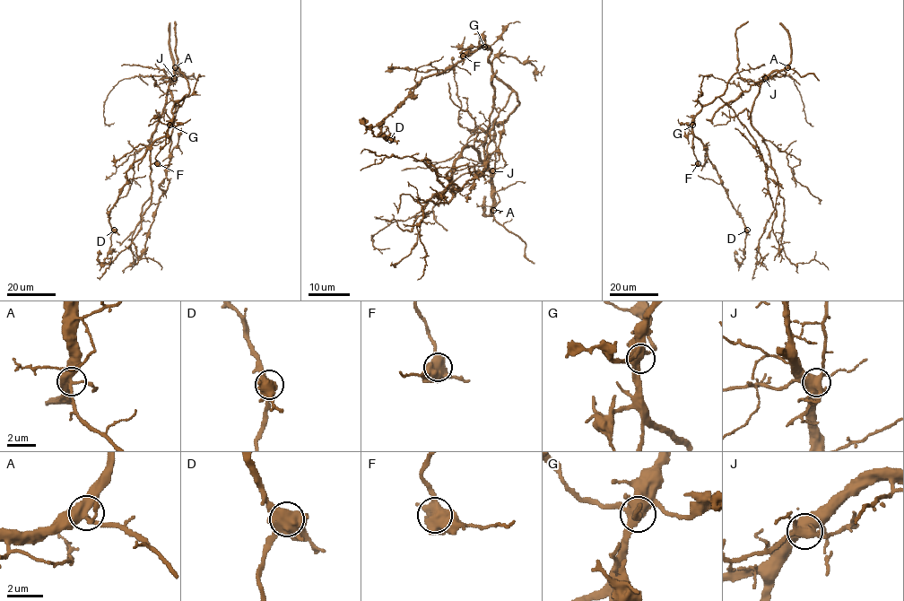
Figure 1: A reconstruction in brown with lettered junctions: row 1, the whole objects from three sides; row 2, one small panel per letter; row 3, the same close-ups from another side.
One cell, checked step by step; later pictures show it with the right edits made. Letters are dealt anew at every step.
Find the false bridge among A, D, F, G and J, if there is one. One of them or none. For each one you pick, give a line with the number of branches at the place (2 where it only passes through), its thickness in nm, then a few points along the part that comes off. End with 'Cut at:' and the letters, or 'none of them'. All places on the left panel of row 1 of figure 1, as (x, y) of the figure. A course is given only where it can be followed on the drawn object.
J: branches 5; calibre 500 nm; course (175, 78), (176, 82), (176, 80), (160, 80)
Cut at: J

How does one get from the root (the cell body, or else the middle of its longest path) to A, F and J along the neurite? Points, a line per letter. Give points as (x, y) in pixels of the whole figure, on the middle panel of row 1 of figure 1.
A: (488, 126), (483, 149), (484, 165), (492, 185), (493, 210)
F: (488, 126), (490, 113), (505, 105), (512, 91), (494, 74), (488, 47), (469, 47), (463, 56)
J: (488, 126), (483, 145), (484, 161), (493, 171)

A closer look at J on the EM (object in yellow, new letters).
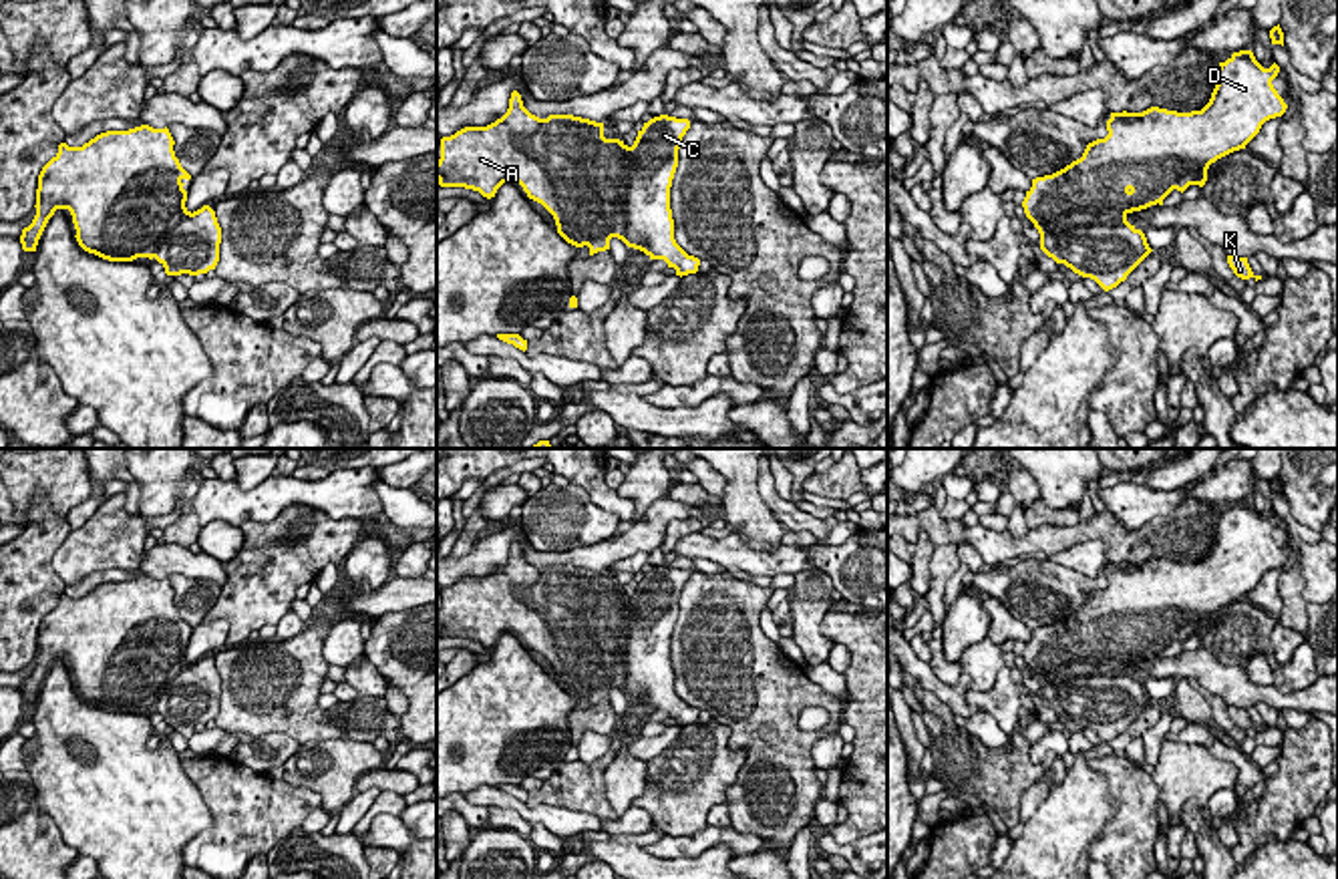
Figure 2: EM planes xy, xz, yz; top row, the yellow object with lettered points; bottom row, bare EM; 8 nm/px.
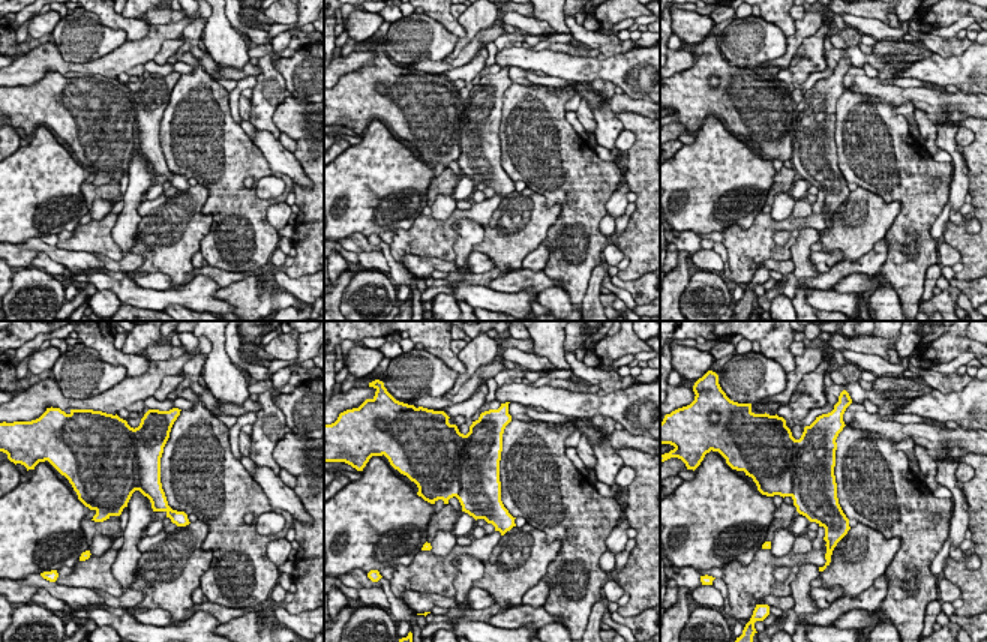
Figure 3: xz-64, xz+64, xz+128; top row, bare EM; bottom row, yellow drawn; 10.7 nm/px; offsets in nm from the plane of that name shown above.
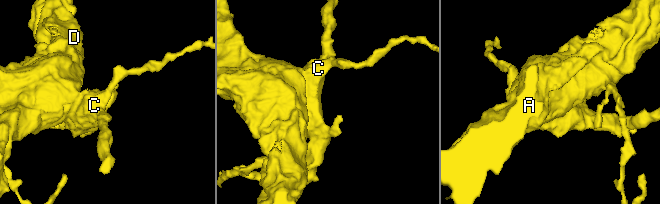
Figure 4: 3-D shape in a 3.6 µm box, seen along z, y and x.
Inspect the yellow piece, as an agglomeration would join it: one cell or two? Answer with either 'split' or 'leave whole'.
split

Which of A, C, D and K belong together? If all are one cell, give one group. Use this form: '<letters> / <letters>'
A D / C K

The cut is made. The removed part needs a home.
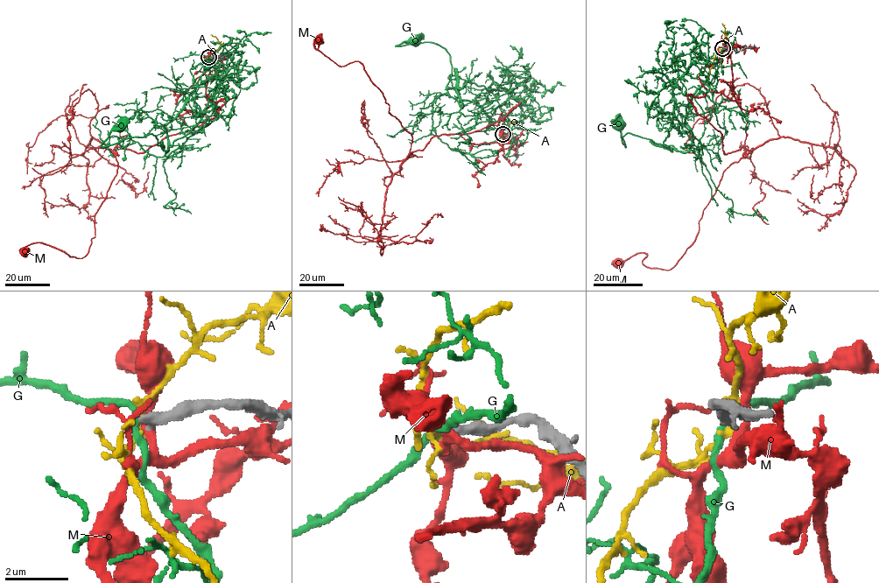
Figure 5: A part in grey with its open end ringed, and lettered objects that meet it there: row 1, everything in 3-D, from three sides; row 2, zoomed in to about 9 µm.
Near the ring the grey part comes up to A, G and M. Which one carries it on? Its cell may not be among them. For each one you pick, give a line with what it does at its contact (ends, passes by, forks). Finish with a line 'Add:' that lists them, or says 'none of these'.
Add: none of these

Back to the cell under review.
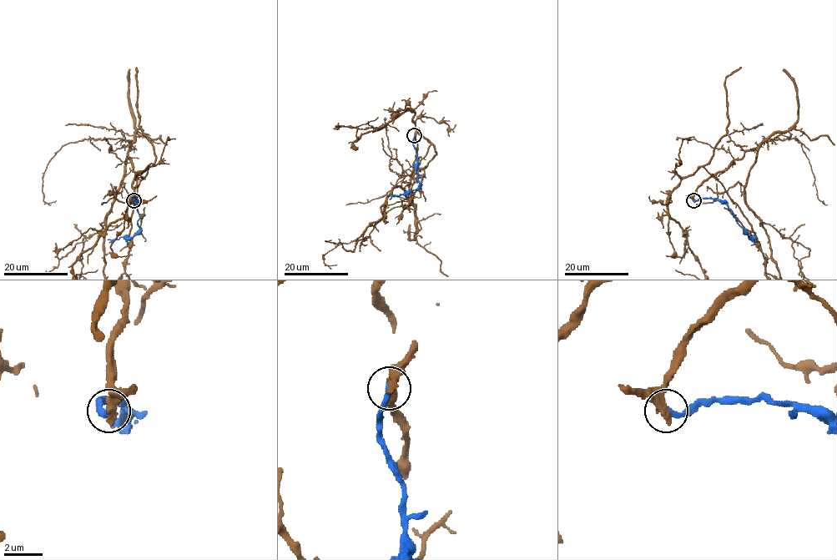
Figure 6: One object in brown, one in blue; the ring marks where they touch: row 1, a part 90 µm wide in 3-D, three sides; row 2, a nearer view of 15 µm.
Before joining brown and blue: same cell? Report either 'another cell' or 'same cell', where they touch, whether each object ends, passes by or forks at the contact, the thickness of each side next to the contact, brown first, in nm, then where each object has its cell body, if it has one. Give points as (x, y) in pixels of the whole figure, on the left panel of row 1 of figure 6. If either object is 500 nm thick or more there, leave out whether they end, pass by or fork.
another cell | (133, 200) | 500/240 nm | brown none | blue none

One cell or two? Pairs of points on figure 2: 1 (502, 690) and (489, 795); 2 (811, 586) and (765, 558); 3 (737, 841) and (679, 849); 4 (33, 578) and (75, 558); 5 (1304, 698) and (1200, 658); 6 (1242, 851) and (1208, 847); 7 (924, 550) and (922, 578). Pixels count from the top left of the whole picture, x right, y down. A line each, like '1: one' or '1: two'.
1: two
2: two
3: one
4: two
5: one
6: two
7: one

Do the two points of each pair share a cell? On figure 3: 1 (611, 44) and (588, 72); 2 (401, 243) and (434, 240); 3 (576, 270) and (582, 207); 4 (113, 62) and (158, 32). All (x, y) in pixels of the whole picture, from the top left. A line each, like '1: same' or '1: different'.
1: different
2: same
3: same
4: same

